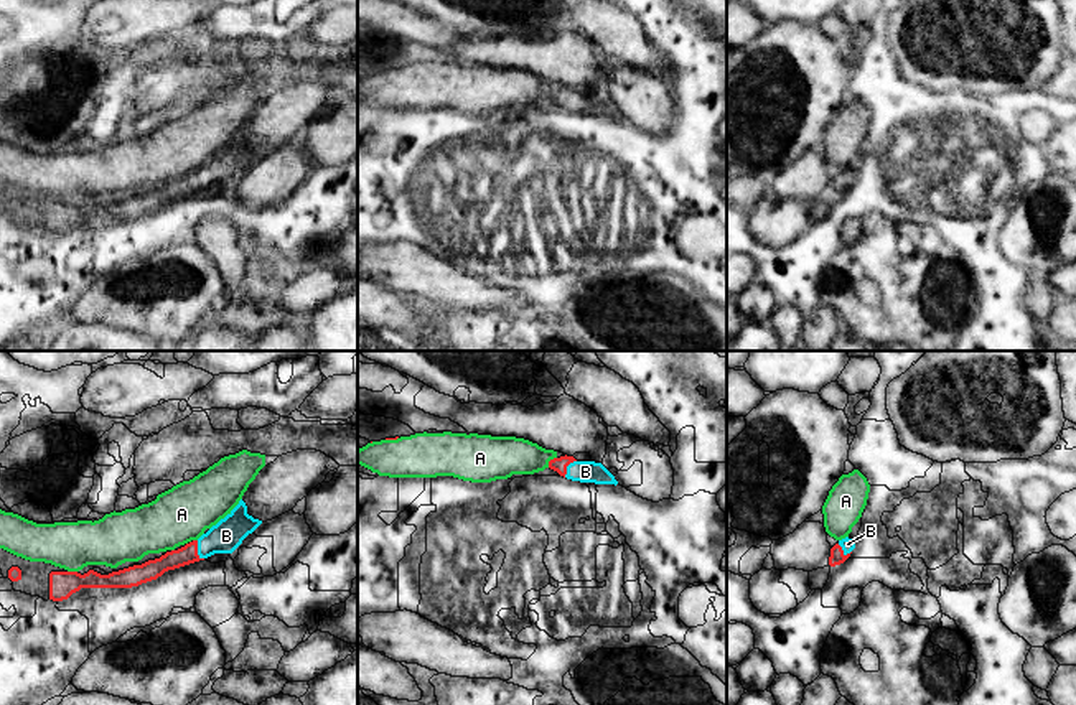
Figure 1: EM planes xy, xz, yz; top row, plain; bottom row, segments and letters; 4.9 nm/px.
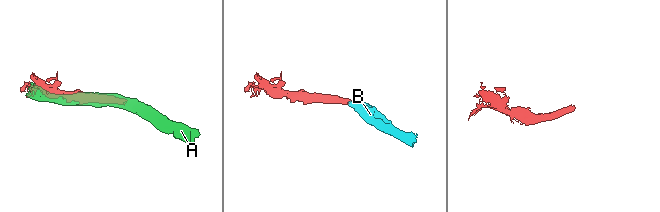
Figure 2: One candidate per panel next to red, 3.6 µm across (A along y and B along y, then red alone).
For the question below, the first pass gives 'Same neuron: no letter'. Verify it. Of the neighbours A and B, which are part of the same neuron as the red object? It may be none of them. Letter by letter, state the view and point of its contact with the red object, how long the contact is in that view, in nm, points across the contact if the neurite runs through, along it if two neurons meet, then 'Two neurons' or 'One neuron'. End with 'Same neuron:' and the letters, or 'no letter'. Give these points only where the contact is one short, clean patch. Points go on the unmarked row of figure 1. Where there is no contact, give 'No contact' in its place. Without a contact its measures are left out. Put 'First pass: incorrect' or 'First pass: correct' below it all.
A: Touches red at xz (549, 93). Shared border 70 nm. Two neurons
B: Touches red at xy (196, 182). Shared border 100 nm. Path across: xy (150, 201), (196, 182), (226, 167). One neuron
Same neuron: B
First pass: incorrect

